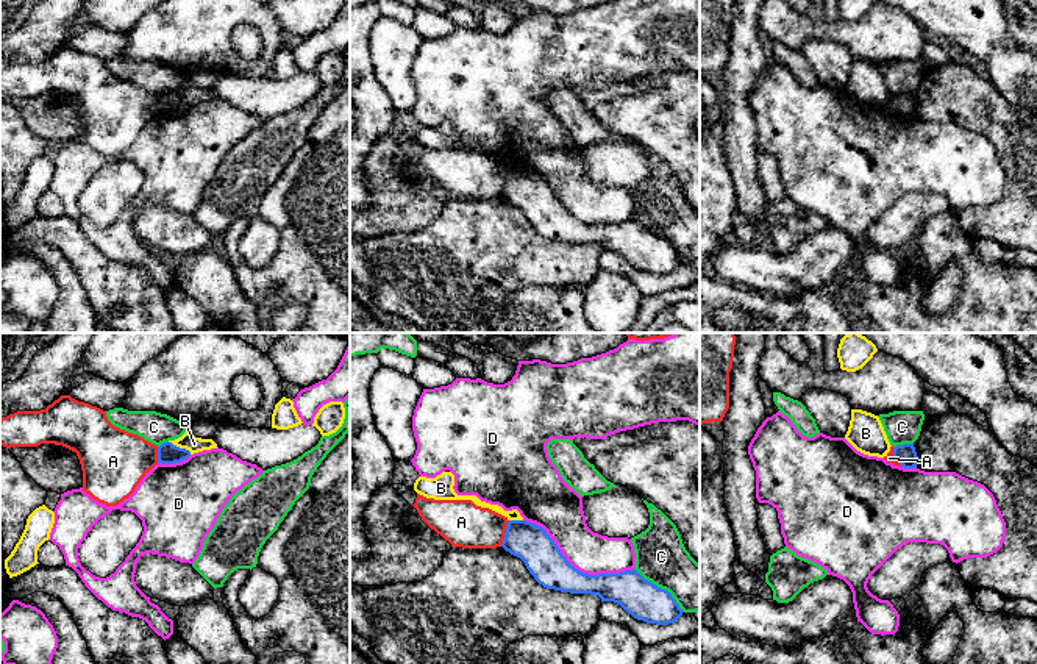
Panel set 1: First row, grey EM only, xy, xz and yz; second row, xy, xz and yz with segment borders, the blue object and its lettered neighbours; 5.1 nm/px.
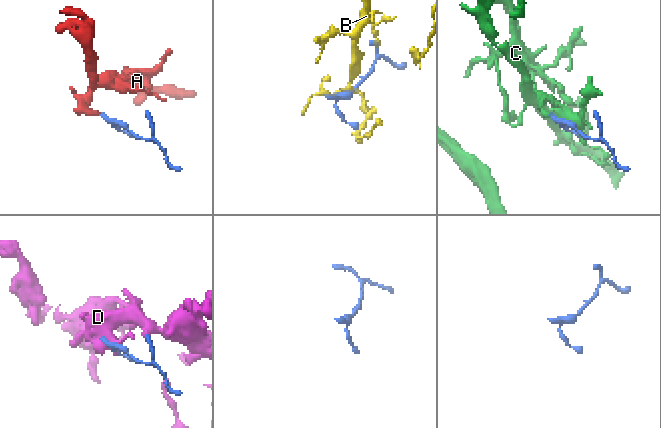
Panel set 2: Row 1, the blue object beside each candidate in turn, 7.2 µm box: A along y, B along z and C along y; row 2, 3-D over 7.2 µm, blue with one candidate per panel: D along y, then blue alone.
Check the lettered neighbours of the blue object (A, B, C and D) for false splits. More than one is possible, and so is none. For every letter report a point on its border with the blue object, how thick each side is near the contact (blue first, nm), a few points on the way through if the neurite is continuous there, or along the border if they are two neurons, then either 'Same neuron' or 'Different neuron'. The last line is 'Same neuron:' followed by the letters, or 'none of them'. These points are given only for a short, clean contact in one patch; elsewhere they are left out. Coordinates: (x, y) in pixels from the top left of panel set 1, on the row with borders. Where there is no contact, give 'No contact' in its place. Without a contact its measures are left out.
A: Touches blue at xz (505, 533). Thickness 200 nm (blue) against 240 nm. Boundary: xz (509, 521), (500, 546). Different neuron
B: Touches blue at xy (178, 447). Thickness 110 nm (blue) against 80 nm. Different neuron
C: Touches blue at xz (659, 588). Thickness 200 nm (blue) against 260 nm. Different neuron
D: Touches blue at xz (573, 567). Thickness 190 nm (blue) against 220 nm. Different neuron
Same neuron: none of them

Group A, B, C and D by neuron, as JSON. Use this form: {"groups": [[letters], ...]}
{"groups": [["A"], ["B"], ["C"], ["D"]]}

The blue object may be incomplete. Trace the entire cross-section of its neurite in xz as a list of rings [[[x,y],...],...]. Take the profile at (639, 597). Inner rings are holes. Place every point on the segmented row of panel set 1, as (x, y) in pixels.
[[[509,520],[501,547],[520,558],[547,589],[598,595],[601,602],[614,602],[647,623],[668,625],[684,612],[668,591],[645,580],[636,569],[598,575],[579,572],[536,523]]]

